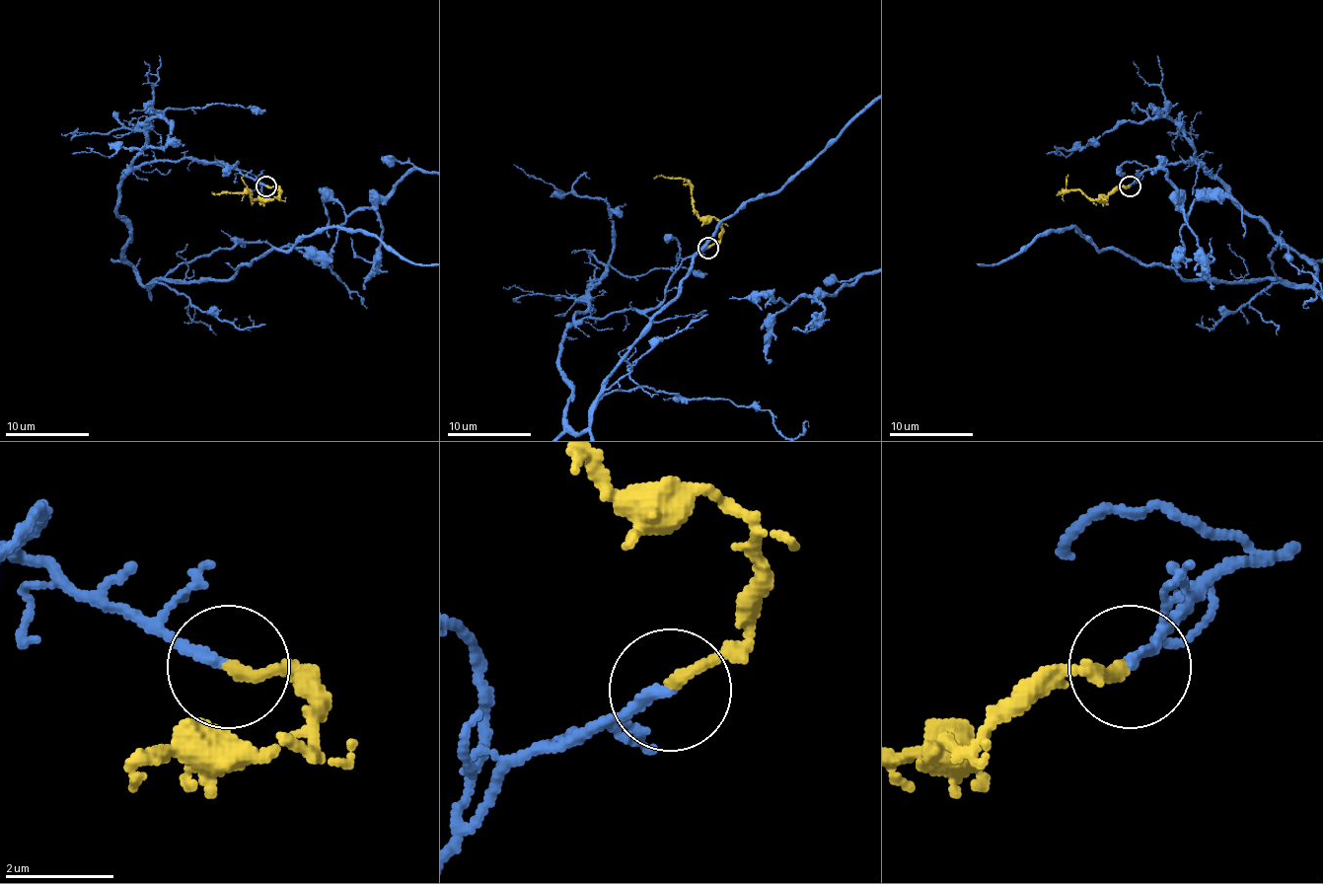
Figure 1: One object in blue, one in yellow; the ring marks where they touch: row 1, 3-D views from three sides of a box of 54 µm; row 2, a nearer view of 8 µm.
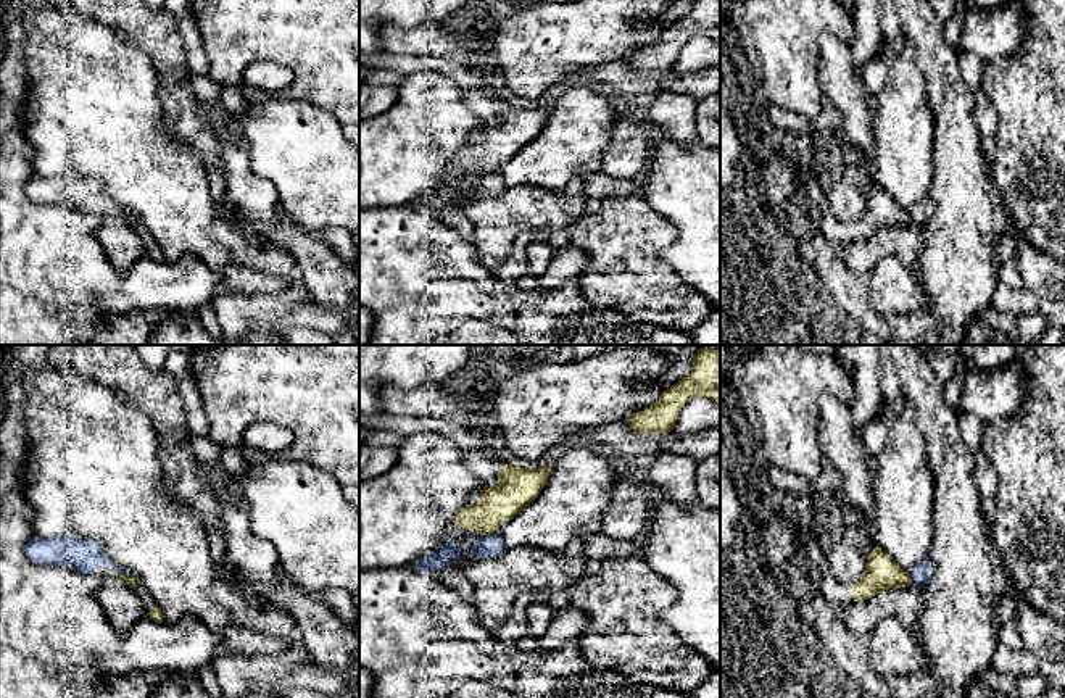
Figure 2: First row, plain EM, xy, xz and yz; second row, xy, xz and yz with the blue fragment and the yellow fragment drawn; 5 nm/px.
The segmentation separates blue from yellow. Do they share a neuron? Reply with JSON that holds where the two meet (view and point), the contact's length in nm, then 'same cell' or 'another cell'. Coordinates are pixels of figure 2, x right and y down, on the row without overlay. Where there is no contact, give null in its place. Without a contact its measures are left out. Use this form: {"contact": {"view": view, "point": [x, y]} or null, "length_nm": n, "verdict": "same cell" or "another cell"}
{"contact": {"view": "xz", "point": [488, 174]}, "length_nm": 90, "verdict": "same cell"}

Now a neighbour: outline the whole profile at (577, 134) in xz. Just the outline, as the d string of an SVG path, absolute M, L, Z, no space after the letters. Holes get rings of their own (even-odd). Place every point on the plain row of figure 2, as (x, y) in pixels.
M585 85L566 89L540 134L498 174L506 189L530 184L559 195L572 179L599 171L615 121L606 97Z

